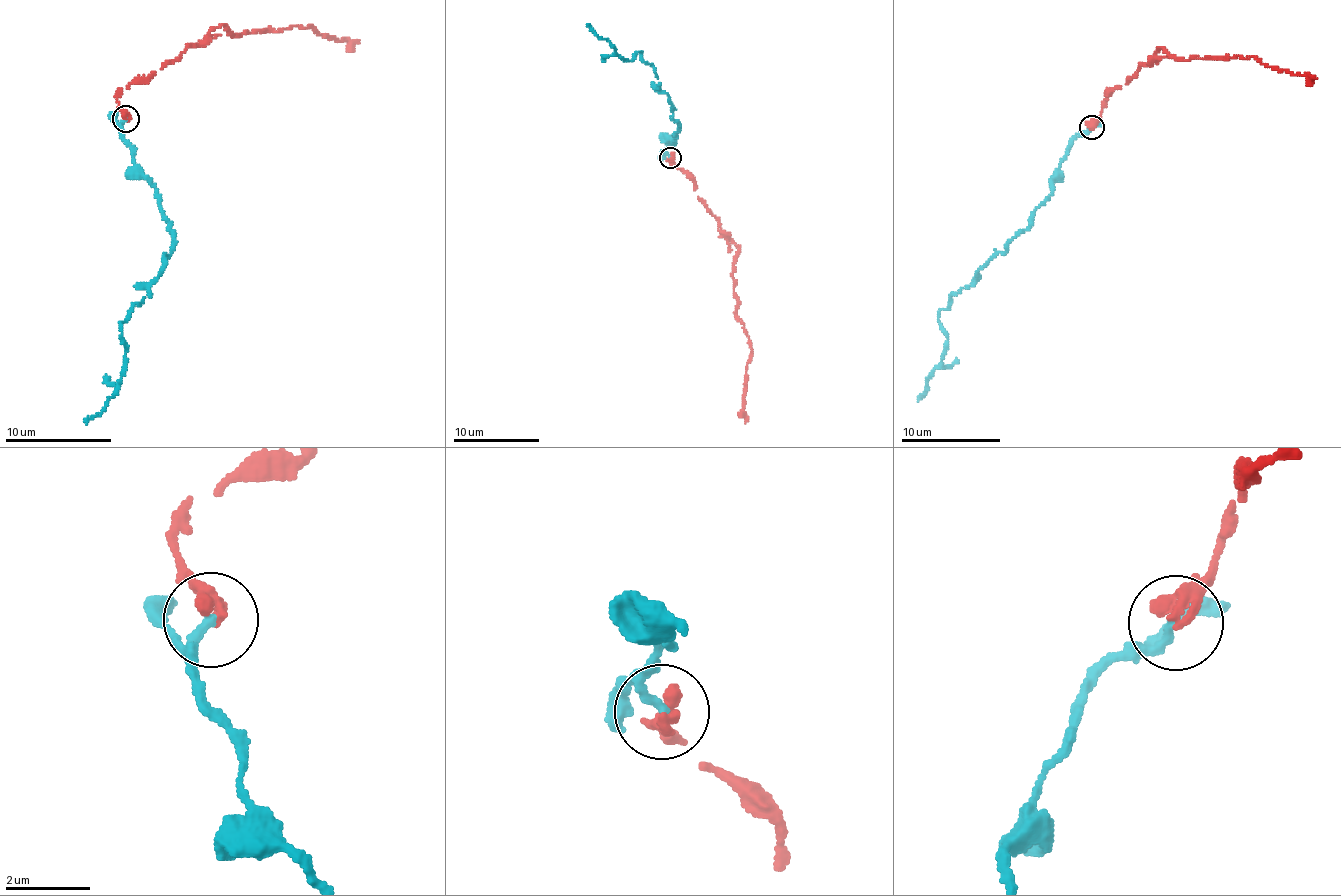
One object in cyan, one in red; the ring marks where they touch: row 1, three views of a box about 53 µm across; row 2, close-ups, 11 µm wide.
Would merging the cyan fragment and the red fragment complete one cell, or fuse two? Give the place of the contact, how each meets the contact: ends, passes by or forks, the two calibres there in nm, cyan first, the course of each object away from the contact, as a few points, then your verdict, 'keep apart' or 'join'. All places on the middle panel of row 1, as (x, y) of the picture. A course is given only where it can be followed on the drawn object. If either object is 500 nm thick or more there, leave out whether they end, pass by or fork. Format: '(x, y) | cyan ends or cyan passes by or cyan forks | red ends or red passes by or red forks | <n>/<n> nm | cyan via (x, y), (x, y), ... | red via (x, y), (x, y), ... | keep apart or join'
(670, 157) | cyan passes by | red ends | 150/380 nm | cyan via (670, 157), (668, 139), (672, 145), (679, 126), (655, 68), (642, 51), (623, 61), (587, 24) | red via (670, 159), (692, 181), (719, 230), (738, 247), (732, 278), (736, 316), (752, 355), (742, 397), (745, 423) | join

